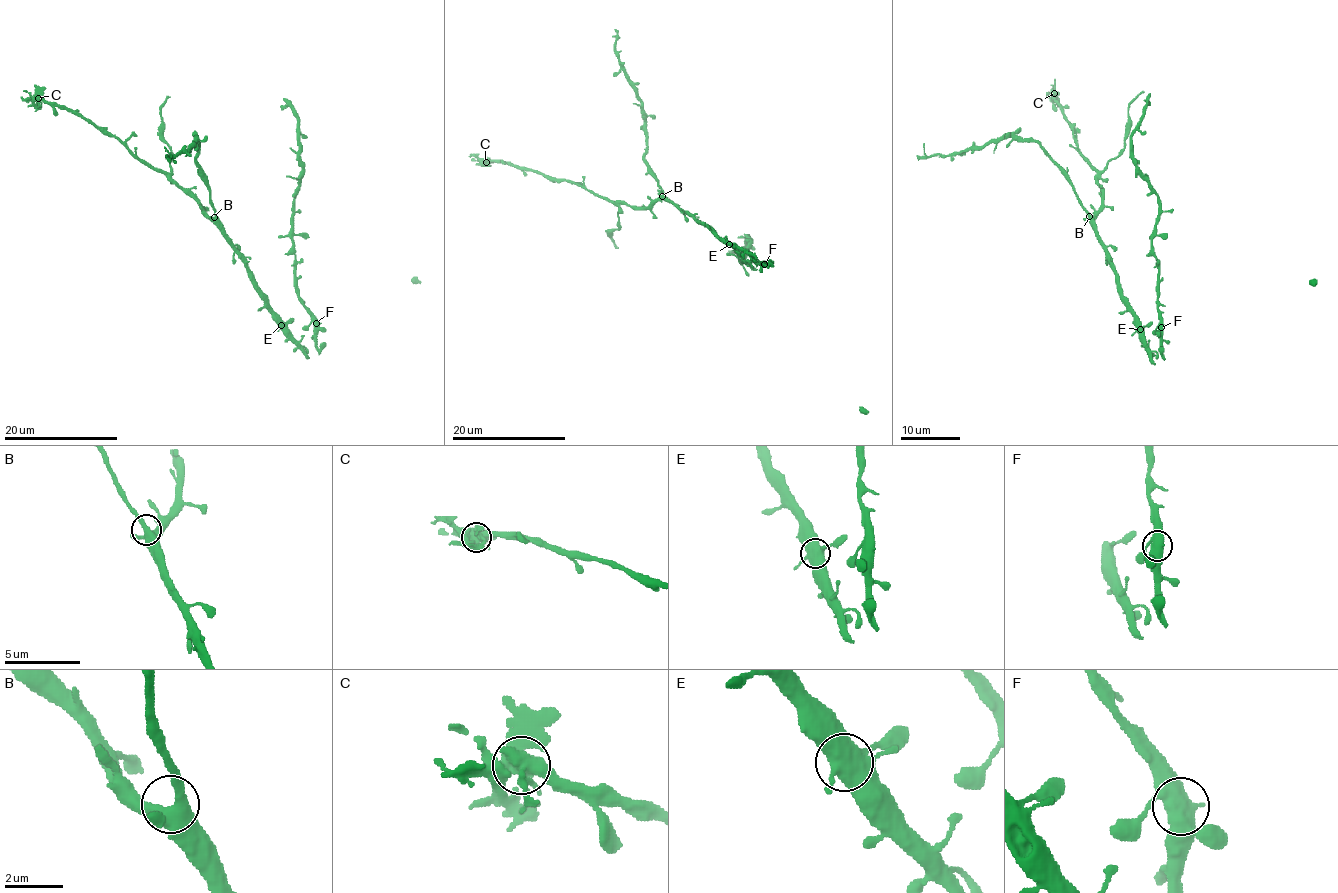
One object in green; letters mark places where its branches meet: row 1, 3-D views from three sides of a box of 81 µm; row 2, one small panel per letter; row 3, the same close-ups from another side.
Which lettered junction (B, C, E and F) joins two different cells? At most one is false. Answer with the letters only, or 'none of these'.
C

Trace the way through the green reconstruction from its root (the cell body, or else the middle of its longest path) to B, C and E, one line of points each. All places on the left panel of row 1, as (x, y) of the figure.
B: (262, 292), (246, 259), (214, 217)
C: (262, 292), (246, 259), (194, 198), (162, 172), (141, 162), (114, 137), (103, 134), (76, 114), (37, 98)
E: (262, 292), (262, 299), (281, 325)

